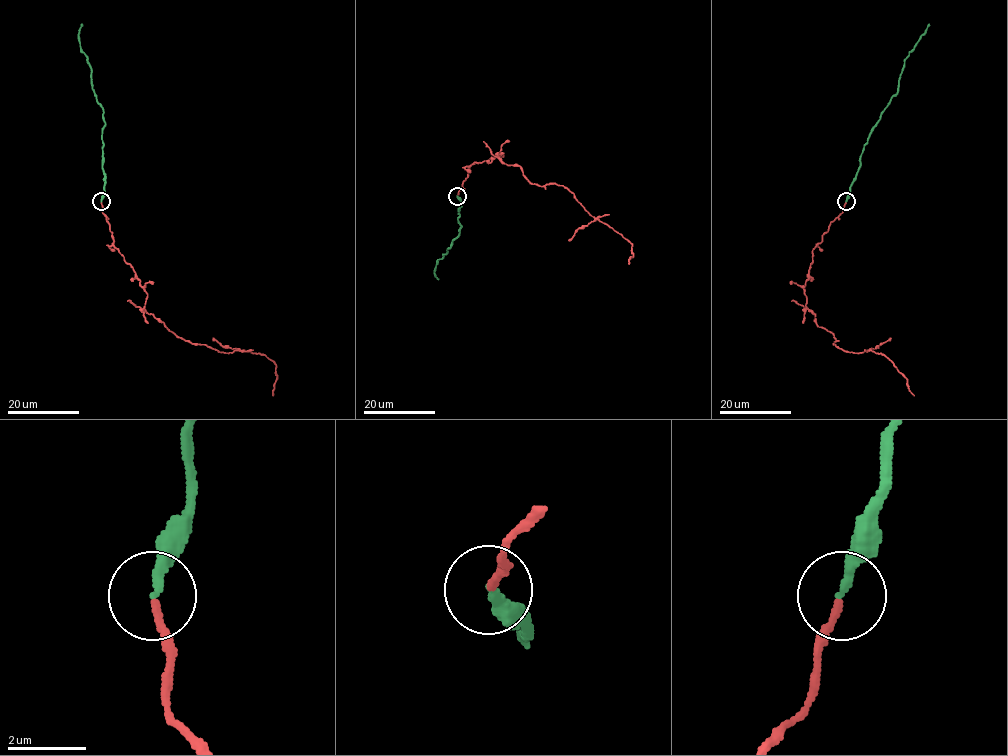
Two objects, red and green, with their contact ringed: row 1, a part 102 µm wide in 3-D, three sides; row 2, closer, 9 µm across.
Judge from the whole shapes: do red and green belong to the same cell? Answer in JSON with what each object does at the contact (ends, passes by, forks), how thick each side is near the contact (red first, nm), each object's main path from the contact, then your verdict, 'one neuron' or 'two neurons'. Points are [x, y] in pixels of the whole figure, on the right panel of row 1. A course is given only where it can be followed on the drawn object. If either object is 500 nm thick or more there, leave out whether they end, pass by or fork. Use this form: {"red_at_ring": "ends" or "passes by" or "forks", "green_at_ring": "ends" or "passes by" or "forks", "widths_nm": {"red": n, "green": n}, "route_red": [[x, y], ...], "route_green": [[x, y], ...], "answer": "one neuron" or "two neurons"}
{"red_at_ring": "ends", "green_at_ring": "ends", "widths_nm": {"red": 180, "green": 240}, "route_red": [[846, 202], [812, 250], [805, 307], [819, 326], [833, 334], [838, 348], [883, 354], [914, 395]], "route_green": [[846, 202], [872, 128], [898, 91], [906, 57], [929, 23]], "answer": "two neurons"}

